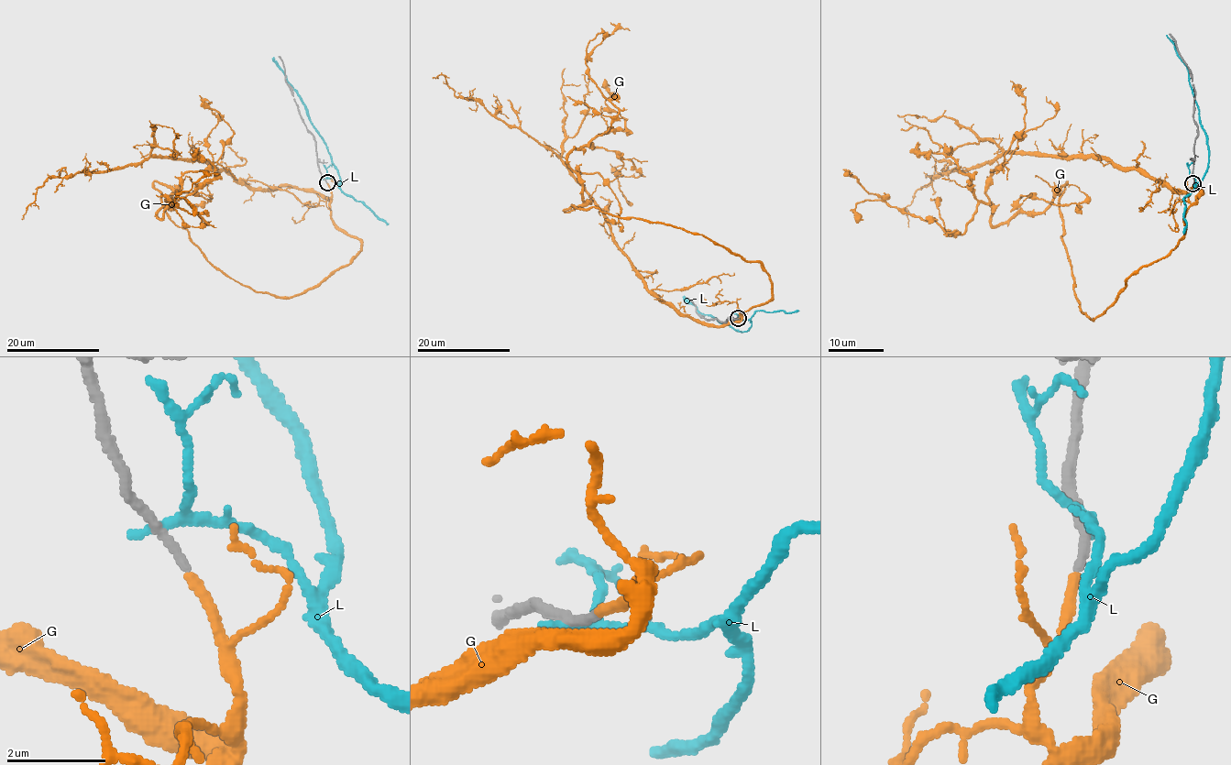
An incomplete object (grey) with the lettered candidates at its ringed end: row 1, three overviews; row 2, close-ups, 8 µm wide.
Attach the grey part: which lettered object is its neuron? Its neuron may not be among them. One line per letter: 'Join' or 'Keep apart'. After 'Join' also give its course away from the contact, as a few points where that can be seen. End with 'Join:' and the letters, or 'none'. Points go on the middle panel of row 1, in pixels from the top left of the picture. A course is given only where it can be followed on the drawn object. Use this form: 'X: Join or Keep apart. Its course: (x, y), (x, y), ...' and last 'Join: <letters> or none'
G: Join. Its course: (738, 318), (771, 297), (758, 262), (564, 211), (583, 202), (567, 155), (619, 110), (585, 59), (629, 31)
L: Keep apart
Join: G

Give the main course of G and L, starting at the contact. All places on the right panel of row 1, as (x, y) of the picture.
G: (1192, 184), (1176, 245), (1091, 319), (1062, 239), (1068, 182), (1000, 224), (982, 202), (956, 234), (852, 173)
L: (1194, 180), (1194, 185), (1201, 180), (1208, 166), (1208, 138), (1189, 82), (1189, 70), (1167, 36)

